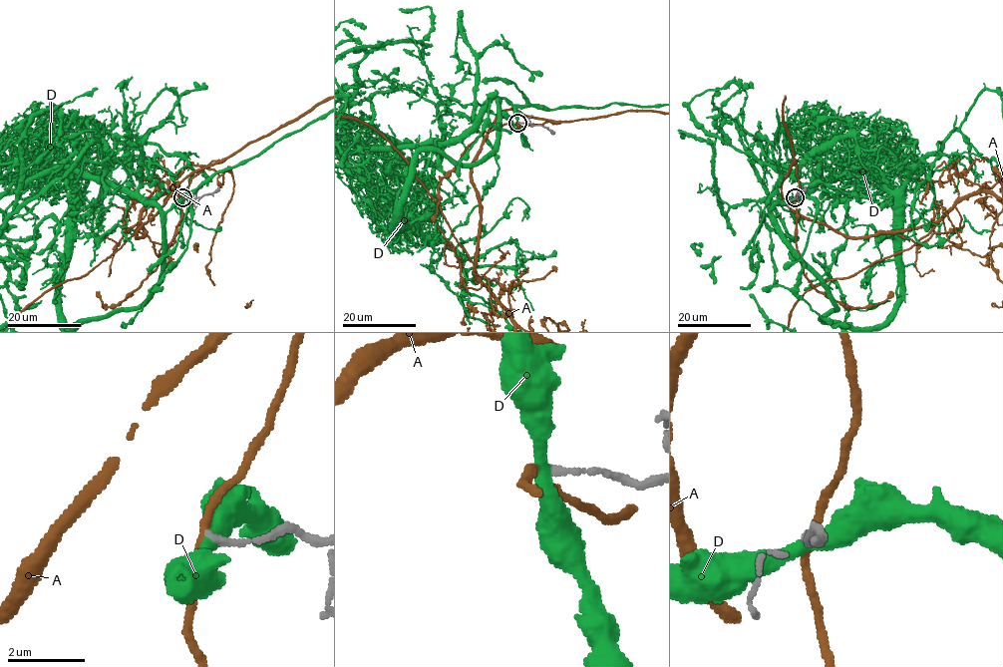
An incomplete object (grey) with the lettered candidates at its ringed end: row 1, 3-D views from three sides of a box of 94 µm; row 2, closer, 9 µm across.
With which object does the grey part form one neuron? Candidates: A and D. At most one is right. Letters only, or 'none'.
none

